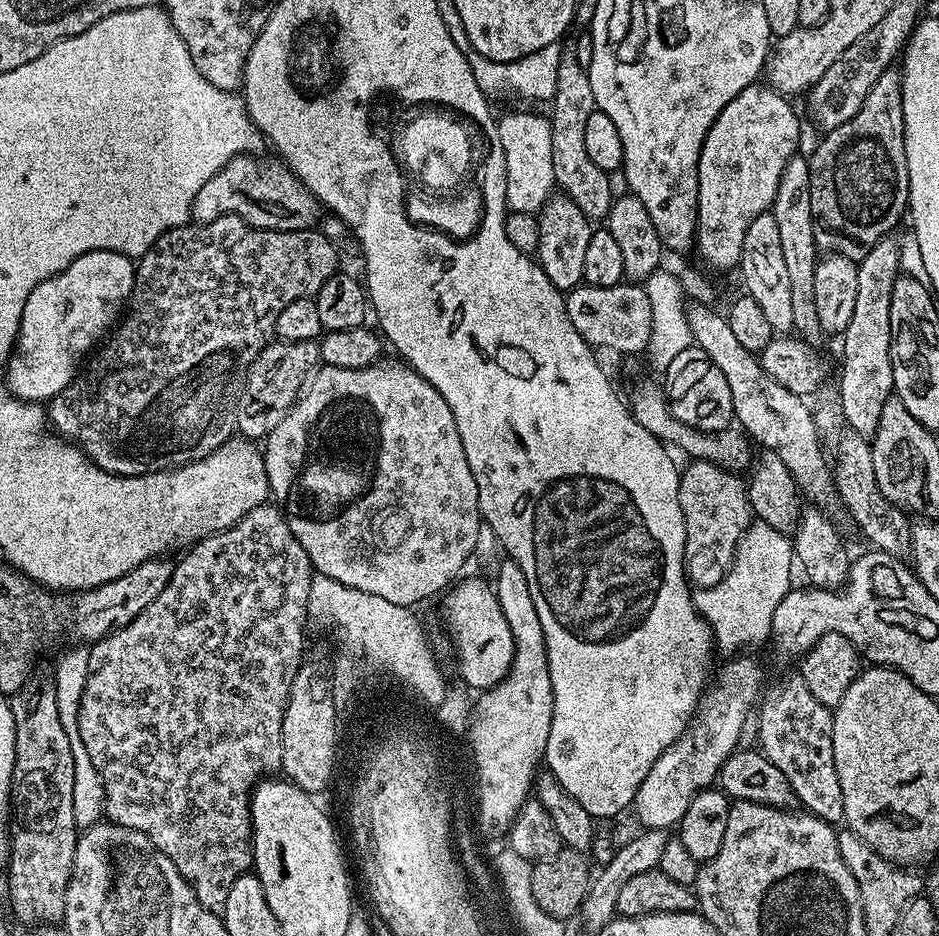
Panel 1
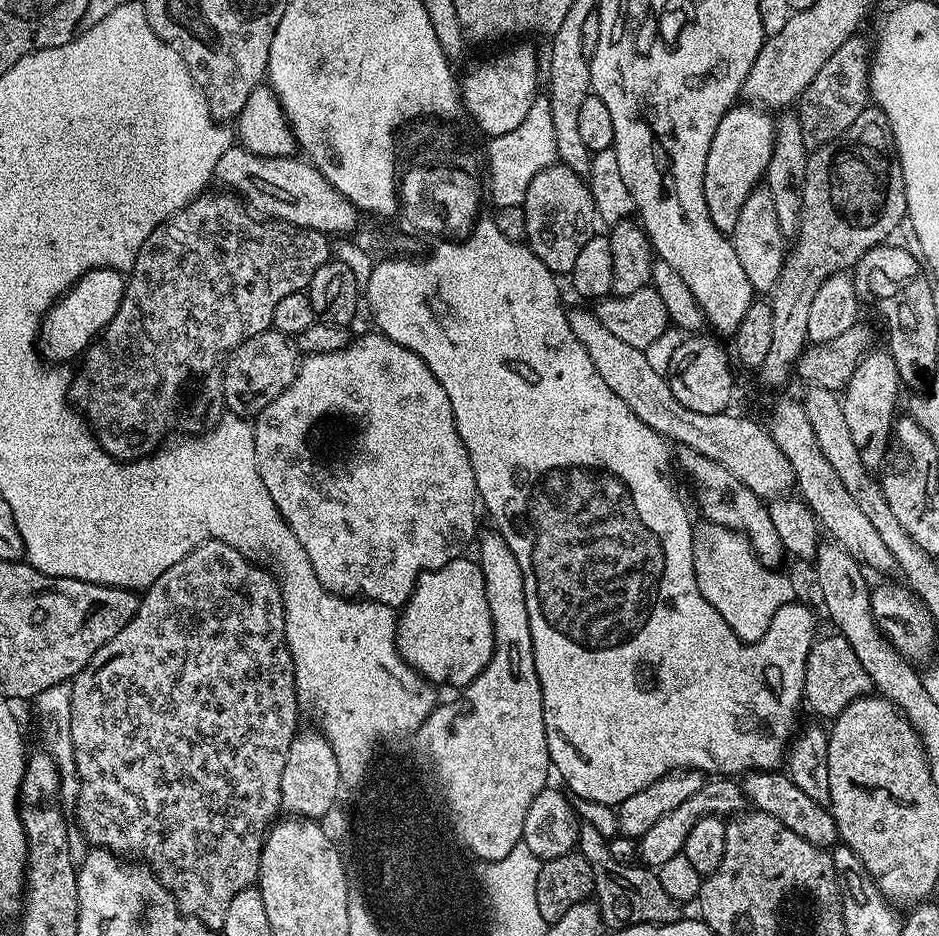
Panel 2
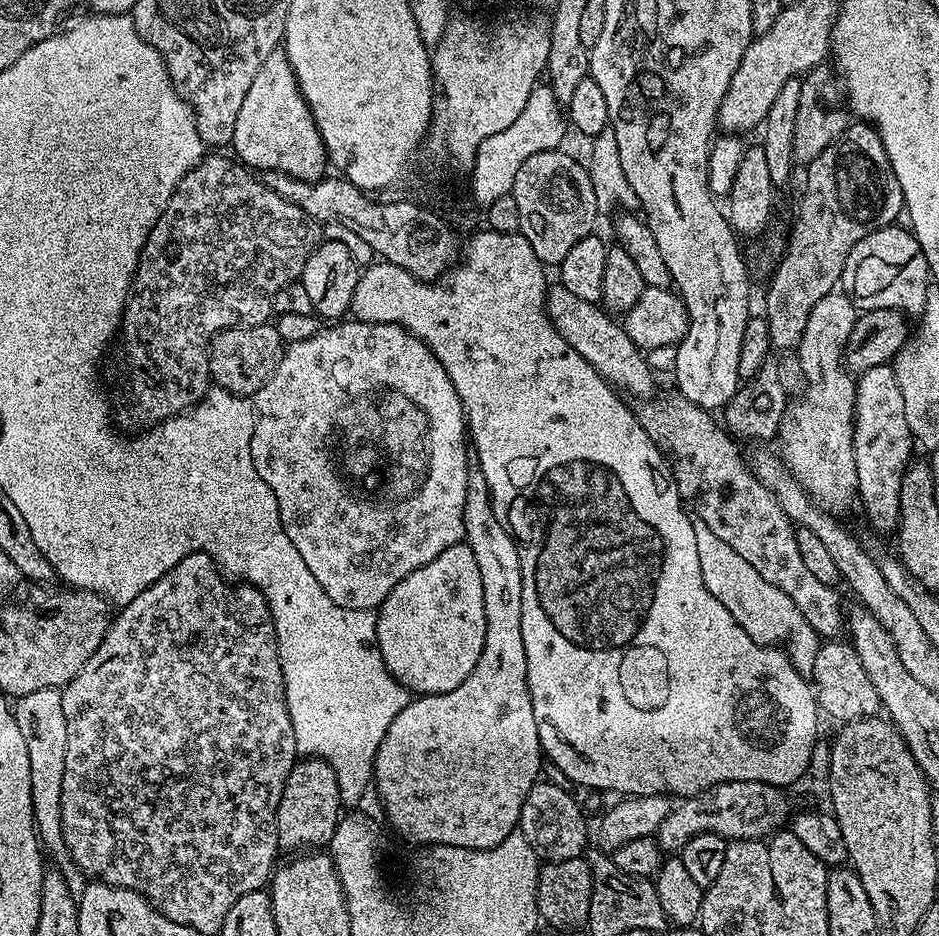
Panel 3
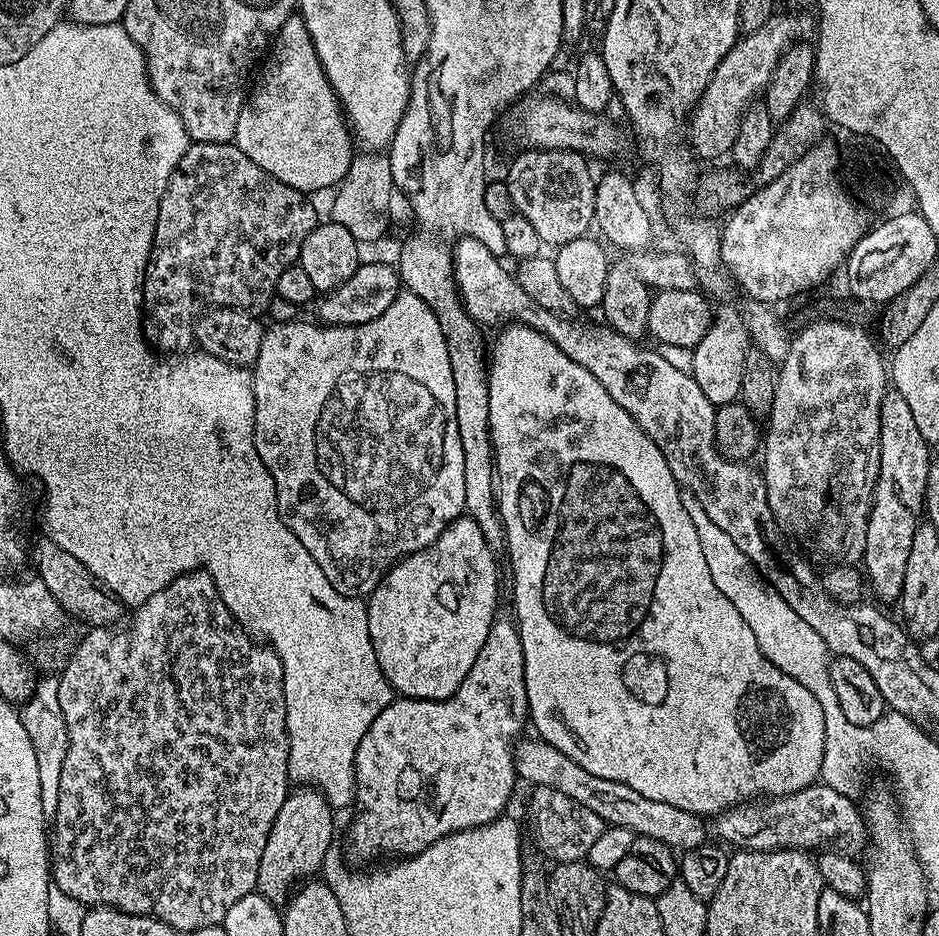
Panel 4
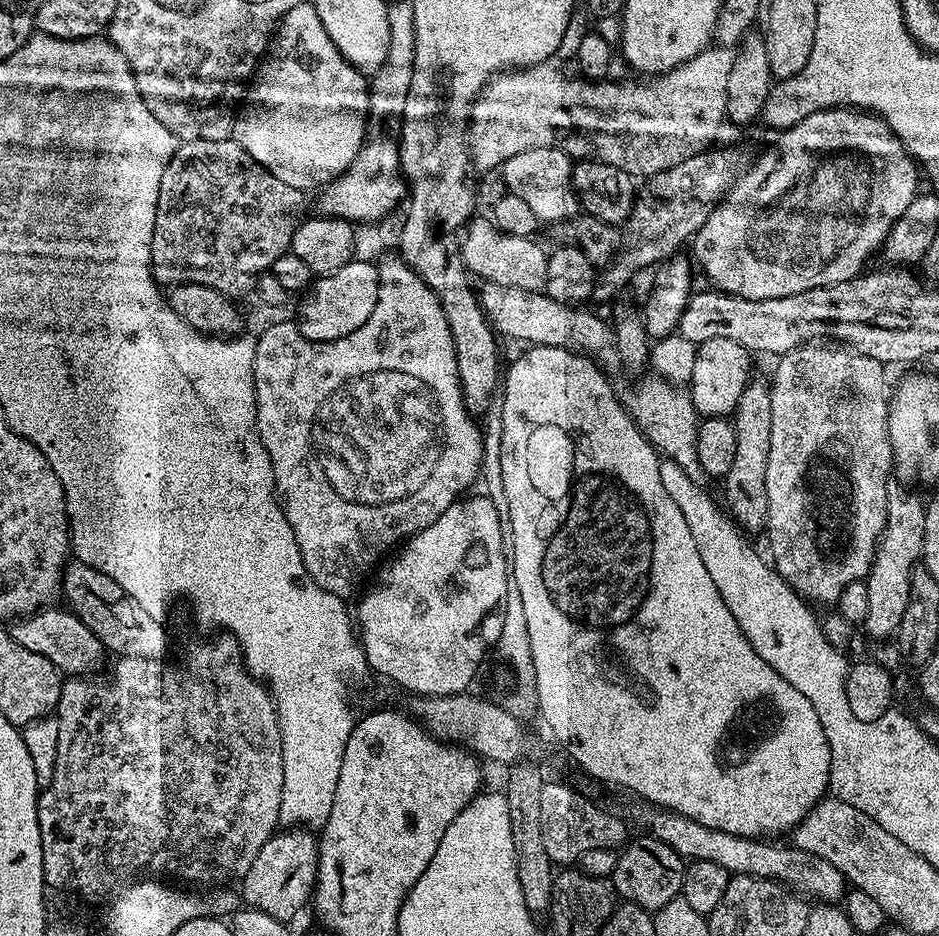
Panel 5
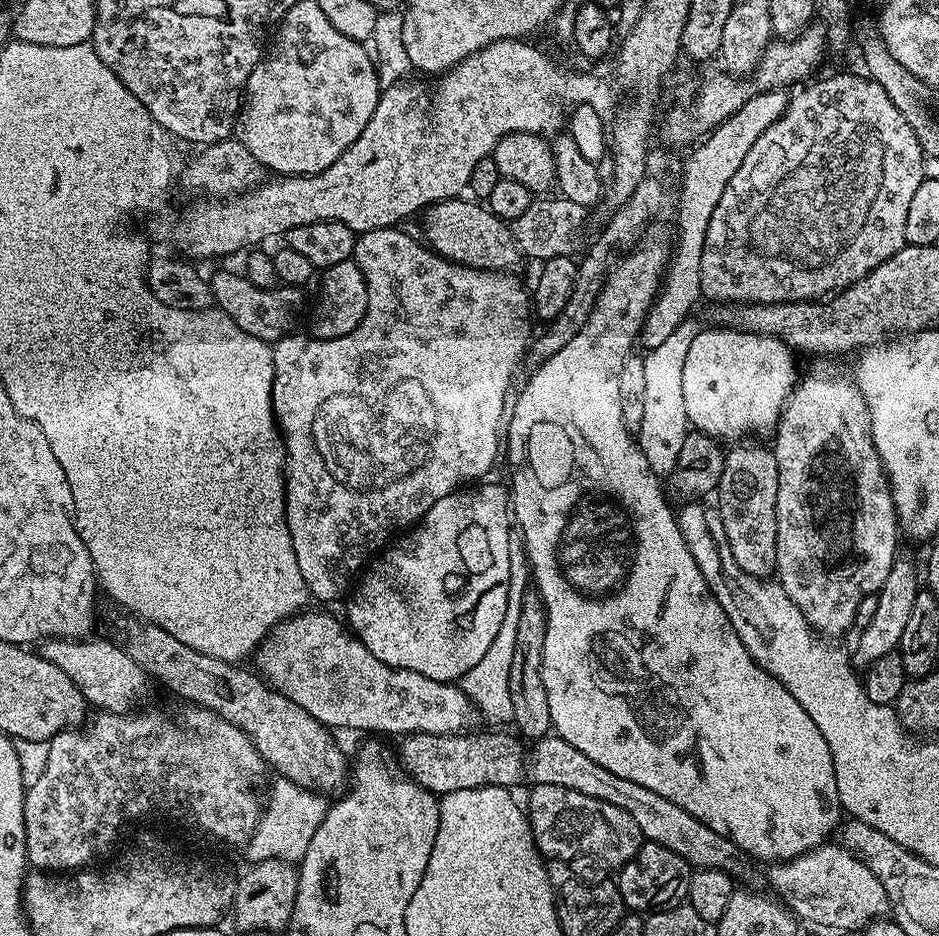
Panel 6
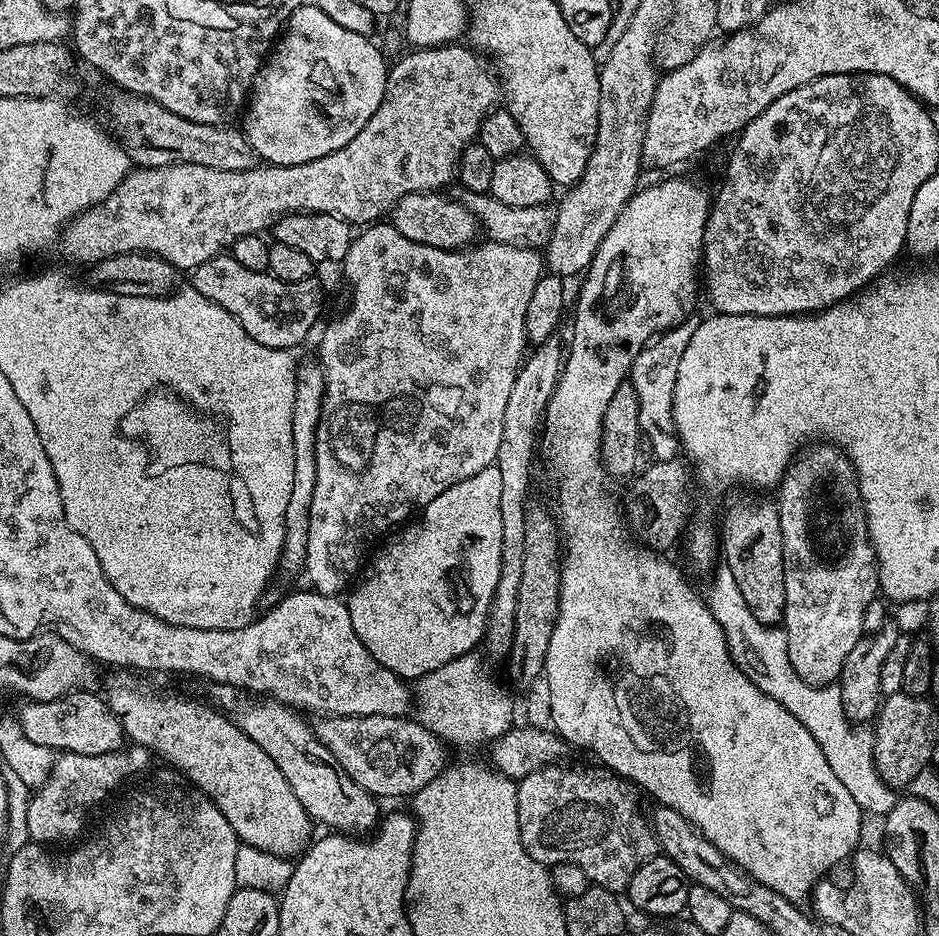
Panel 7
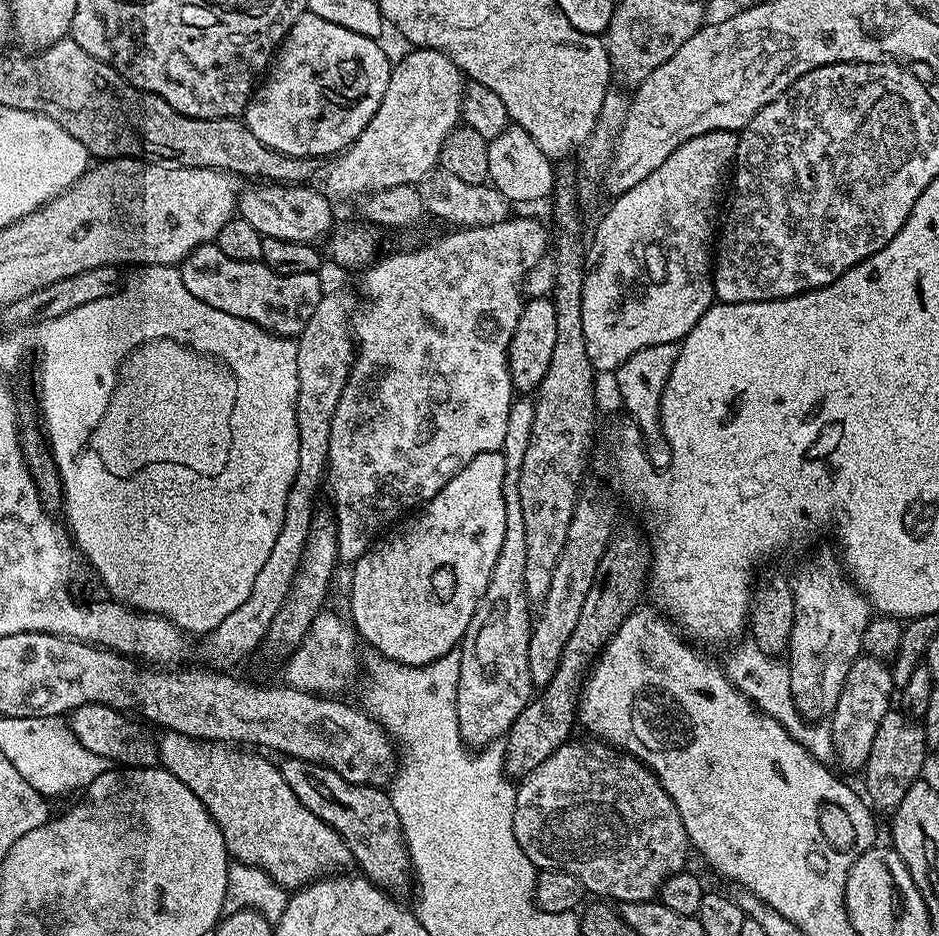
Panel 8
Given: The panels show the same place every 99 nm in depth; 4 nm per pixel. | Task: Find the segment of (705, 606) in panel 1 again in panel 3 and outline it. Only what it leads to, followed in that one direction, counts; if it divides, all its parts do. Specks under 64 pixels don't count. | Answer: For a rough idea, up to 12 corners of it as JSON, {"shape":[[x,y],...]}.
{"shape":[[693,515],[702,582],[754,642],[811,673],[822,638]]}

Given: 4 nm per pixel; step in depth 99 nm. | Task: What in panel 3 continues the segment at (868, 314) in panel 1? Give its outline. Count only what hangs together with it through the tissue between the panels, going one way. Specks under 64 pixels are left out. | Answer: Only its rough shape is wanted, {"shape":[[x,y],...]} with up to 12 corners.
{"shape":[[891,363],[859,373],[859,503],[895,533],[913,459]]}

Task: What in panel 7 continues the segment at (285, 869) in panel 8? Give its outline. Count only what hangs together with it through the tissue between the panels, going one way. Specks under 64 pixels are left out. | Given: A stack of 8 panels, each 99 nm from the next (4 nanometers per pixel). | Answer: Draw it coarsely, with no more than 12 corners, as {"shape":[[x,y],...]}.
{"shape":[[111,673],[133,745],[184,772],[241,844],[296,858],[314,821],[223,711]]}

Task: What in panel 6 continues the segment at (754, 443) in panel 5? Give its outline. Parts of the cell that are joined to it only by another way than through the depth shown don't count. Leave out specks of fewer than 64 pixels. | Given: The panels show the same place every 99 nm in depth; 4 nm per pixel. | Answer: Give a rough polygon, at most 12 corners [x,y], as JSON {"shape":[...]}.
{"shape":[[756,442],[725,451],[714,499],[734,562],[776,571],[778,466]]}

